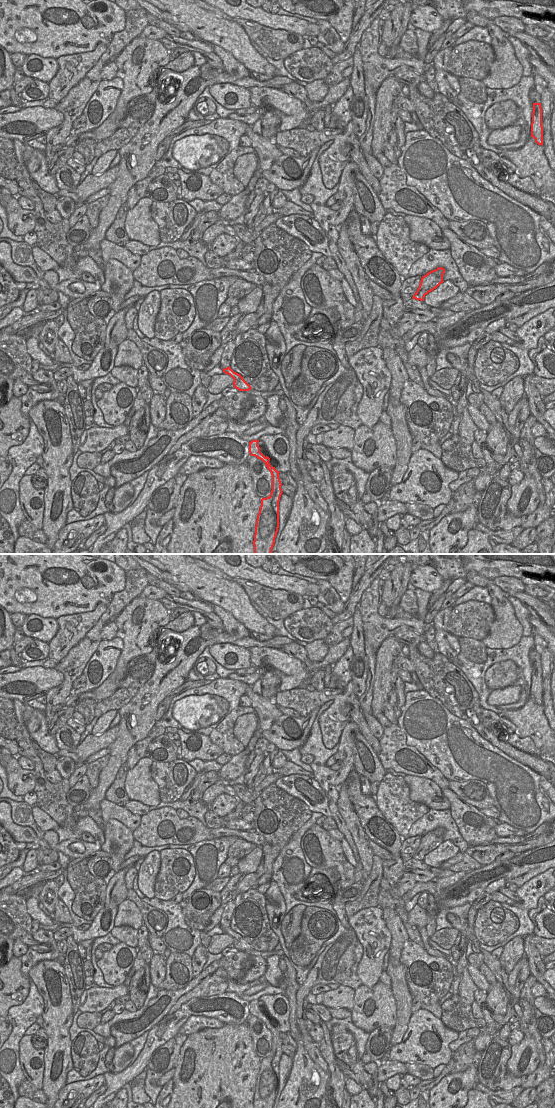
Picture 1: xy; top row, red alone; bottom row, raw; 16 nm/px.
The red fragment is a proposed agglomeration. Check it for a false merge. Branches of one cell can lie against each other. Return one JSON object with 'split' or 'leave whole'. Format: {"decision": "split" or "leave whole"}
{"decision": "split"}

